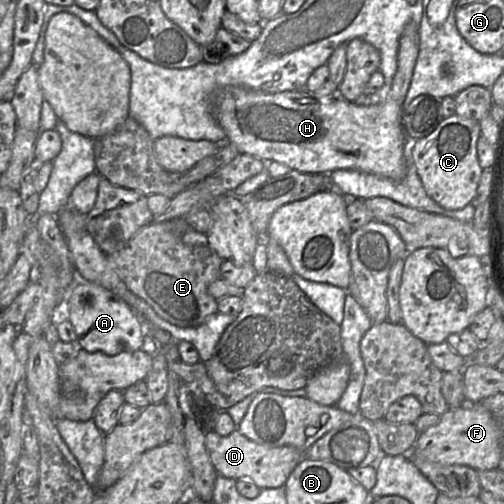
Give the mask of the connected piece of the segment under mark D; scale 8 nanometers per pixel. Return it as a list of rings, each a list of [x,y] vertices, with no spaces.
[[[238,428],[228,436],[220,436],[214,430],[206,432],[205,444],[211,463],[218,474],[234,480],[248,479],[260,489],[283,487],[295,467],[306,457],[306,452],[294,446],[268,447],[258,444],[242,435]]]

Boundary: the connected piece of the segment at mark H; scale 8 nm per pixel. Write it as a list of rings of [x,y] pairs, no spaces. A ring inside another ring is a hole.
[[[408,23],[399,39],[399,47],[397,53],[397,72],[394,76],[391,89],[385,100],[381,103],[362,106],[354,102],[347,101],[339,96],[317,96],[306,90],[285,91],[279,93],[265,93],[244,87],[227,87],[218,89],[212,96],[212,111],[217,123],[223,128],[226,134],[226,141],[235,145],[240,154],[250,154],[258,157],[263,161],[277,161],[287,165],[290,169],[298,170],[302,173],[328,173],[339,169],[359,170],[361,172],[380,175],[391,180],[402,180],[407,172],[406,159],[404,156],[404,145],[407,136],[403,128],[403,102],[405,100],[409,85],[412,79],[414,67],[419,53],[419,32],[415,23]]]

